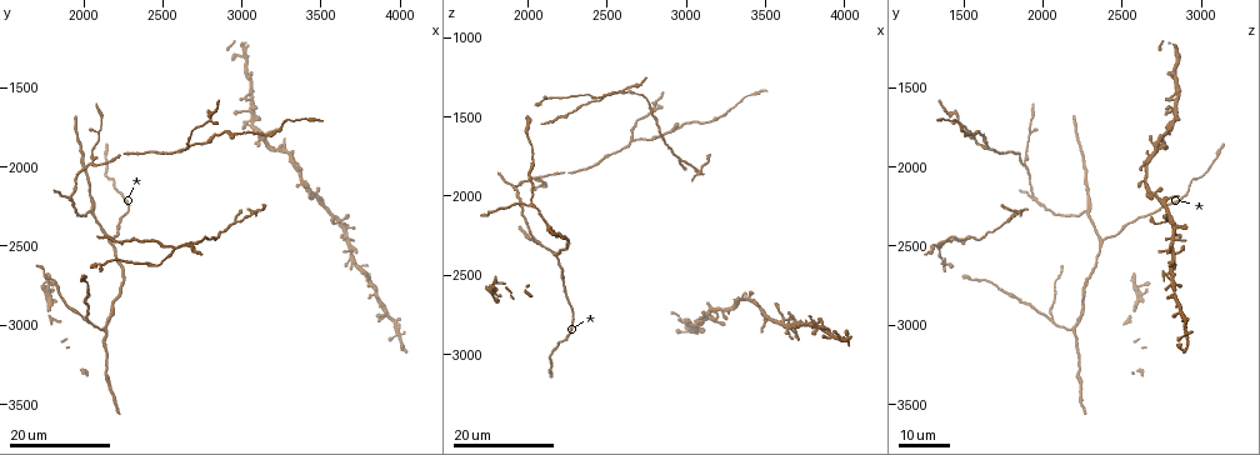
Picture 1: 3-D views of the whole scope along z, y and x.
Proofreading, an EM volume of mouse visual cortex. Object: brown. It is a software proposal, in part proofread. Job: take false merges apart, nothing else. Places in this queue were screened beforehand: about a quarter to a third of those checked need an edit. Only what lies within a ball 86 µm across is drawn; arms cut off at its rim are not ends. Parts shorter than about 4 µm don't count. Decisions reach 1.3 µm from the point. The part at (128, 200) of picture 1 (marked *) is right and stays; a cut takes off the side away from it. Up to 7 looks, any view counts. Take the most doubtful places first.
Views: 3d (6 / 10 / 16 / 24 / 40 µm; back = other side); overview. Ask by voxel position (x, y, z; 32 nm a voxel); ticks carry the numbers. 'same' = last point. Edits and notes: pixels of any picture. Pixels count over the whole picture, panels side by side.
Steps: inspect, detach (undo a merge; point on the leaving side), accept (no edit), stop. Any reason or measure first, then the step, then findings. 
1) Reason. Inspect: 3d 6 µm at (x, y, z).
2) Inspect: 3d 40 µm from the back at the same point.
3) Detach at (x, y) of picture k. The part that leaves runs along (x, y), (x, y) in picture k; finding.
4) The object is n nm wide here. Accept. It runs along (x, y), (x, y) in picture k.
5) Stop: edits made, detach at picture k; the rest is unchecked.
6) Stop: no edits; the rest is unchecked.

A fork. Inspect: 3d 24 µm at (2060, 1980, 1880).

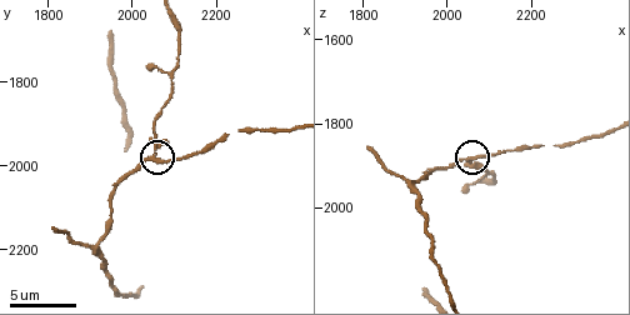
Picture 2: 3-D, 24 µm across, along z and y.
Inspect: 3d 6 µm at (2055, 1975, 1880).

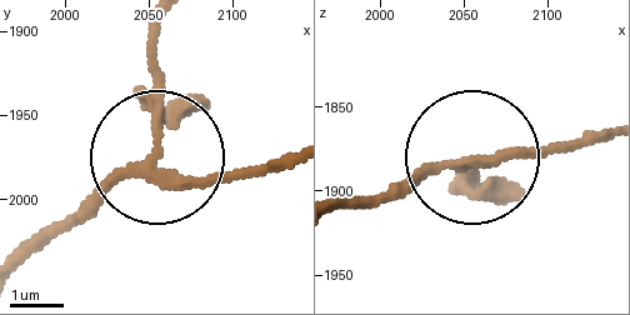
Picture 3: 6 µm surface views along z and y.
The object is 190 nm wide here. Accept. It runs along (31, 259), (148, 151), (151, 31) in picture 3; all the same neuron.

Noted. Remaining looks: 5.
Three arms meet. Inspect: 3d 16 µm at (2040, 2280, 2260).

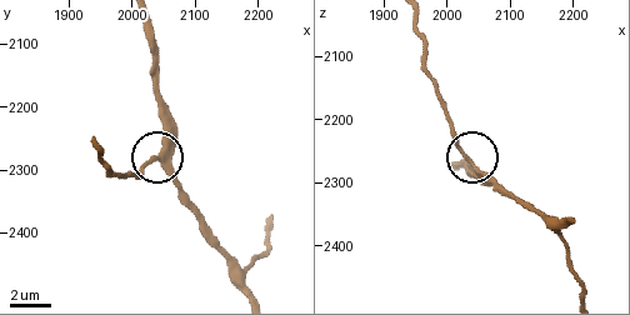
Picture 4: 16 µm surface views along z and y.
Inspect: 3d 6 µm at (2045, 2280, 2270).

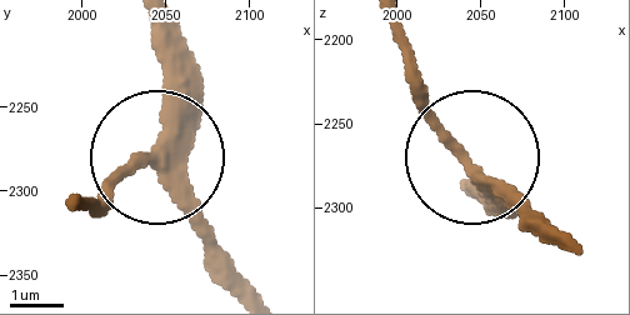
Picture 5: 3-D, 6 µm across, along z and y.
The side arm is 21 µm long; 3 arms meet here. Accept. Continuous, no second neuron.

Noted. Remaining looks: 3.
Three arms meet. Inspect: 3d 16 µm at (2160, 2460, 2380).

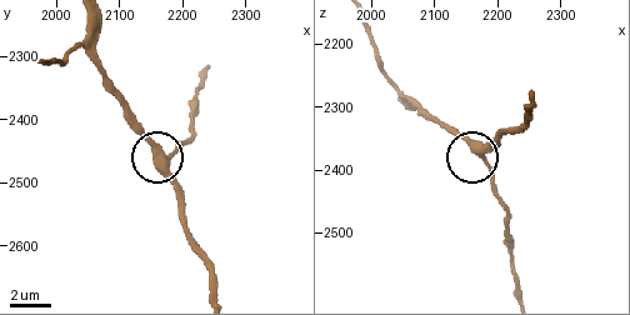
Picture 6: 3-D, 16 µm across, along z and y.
Inspect: 3d 6 µm at (2155, 2460, 2360).

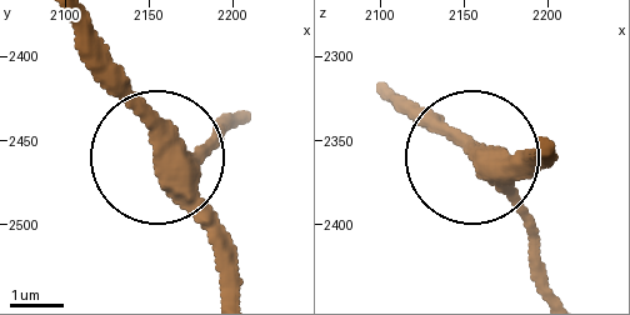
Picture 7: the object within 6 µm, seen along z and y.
3 arms meet here. Accept. It runs along (235, 121), (159, 170), (235, 260) in picture 7; all the same neuron.

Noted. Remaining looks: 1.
Stop: no edits; the rest is unchecked.

